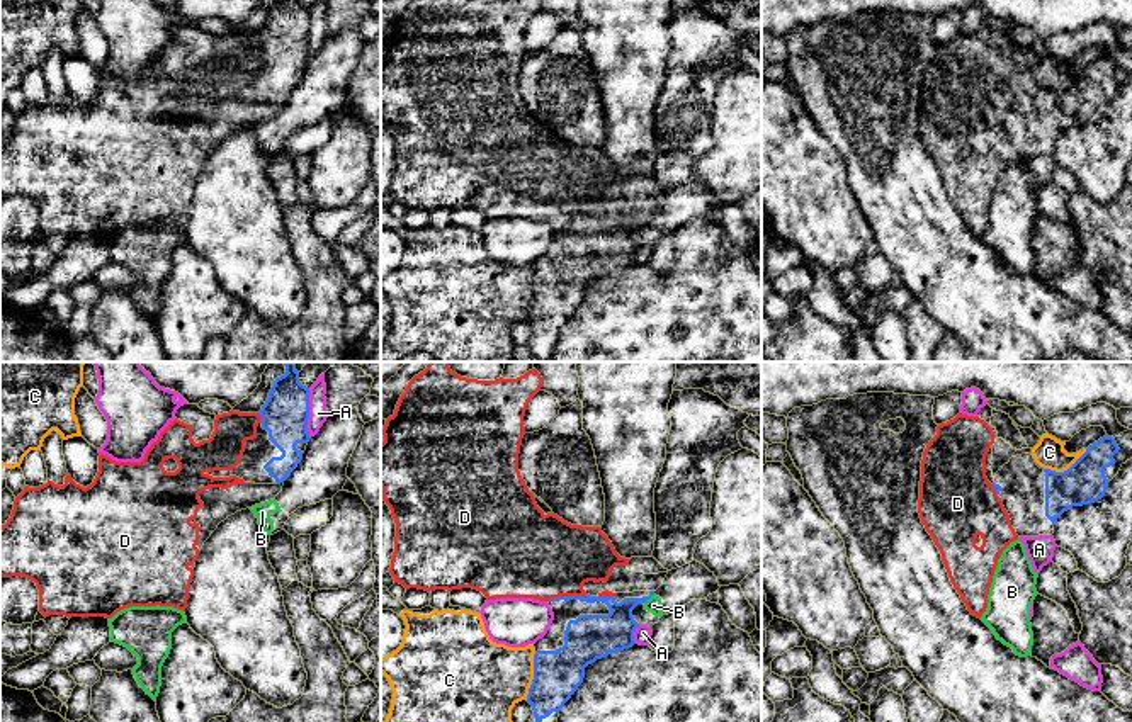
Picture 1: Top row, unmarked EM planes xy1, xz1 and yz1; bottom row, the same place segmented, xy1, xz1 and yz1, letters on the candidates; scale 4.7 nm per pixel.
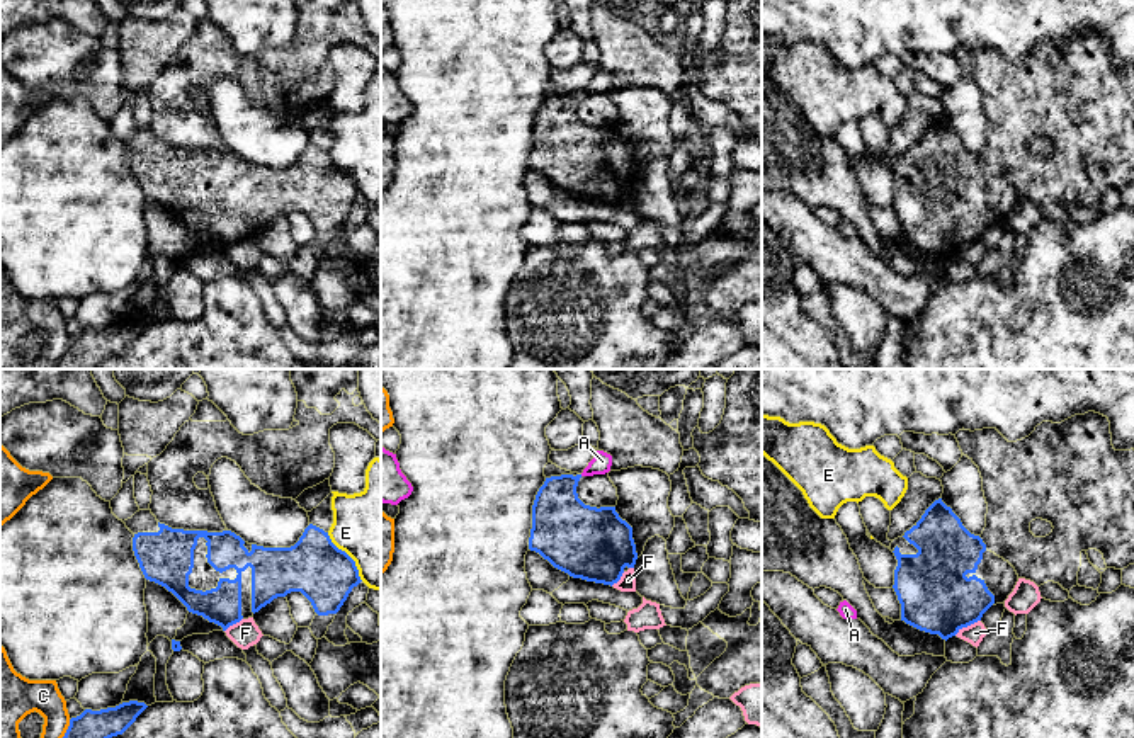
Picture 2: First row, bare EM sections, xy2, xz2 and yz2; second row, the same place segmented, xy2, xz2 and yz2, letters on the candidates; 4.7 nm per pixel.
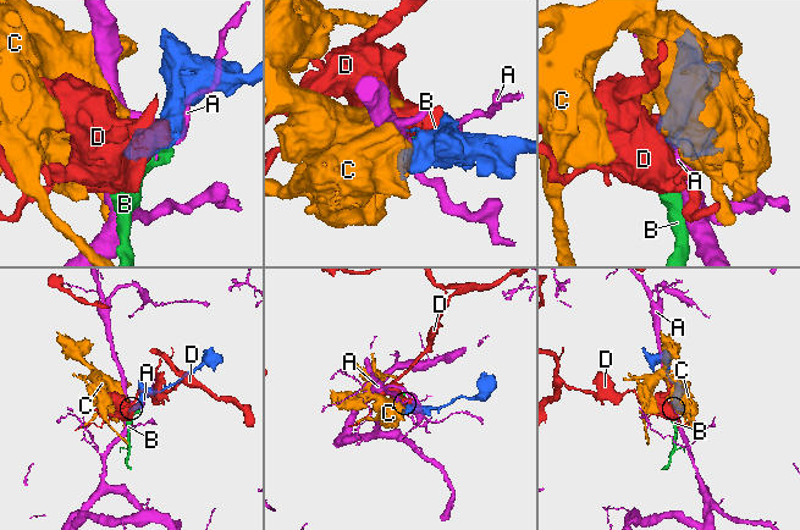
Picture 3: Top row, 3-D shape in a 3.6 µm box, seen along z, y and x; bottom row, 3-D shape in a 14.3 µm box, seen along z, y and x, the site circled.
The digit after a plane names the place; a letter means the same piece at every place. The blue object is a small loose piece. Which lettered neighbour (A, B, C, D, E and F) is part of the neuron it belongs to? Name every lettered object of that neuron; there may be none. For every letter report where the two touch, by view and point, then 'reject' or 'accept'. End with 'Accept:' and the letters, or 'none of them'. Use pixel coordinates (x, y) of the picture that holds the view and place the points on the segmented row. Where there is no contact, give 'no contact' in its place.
A: contact xy1 (308, 413); reject
B: contact xz1 (650, 597); reject
C: contact yz1 (1061, 473); reject
D: contact xz1 (568, 597); accept
E: contact xy2 (349, 556); reject
F: contact yz2 (966, 626); reject
Accept: D

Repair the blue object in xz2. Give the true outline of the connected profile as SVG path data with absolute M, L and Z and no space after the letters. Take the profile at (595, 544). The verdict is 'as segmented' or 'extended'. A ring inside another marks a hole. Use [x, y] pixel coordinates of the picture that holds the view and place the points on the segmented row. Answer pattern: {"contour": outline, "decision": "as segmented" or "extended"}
{"contour": "M581 474L546 478L532 505L529 549L573 578L612 587L621 580L626 566L634 568L636 565L632 527L619 517L615 507L585 505L576 493L580 478Z", "decision": "as segmented"}

